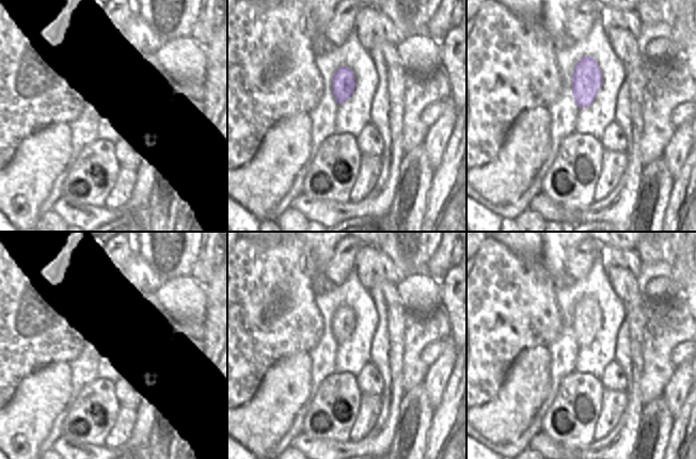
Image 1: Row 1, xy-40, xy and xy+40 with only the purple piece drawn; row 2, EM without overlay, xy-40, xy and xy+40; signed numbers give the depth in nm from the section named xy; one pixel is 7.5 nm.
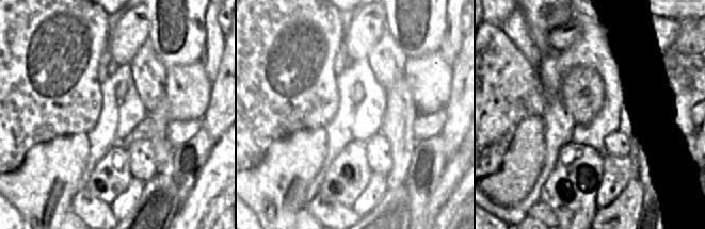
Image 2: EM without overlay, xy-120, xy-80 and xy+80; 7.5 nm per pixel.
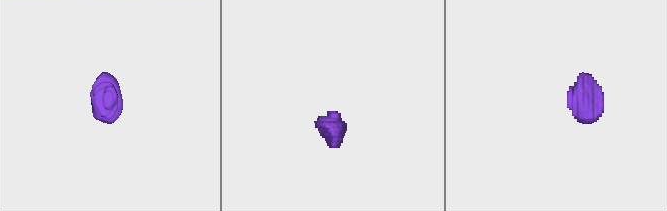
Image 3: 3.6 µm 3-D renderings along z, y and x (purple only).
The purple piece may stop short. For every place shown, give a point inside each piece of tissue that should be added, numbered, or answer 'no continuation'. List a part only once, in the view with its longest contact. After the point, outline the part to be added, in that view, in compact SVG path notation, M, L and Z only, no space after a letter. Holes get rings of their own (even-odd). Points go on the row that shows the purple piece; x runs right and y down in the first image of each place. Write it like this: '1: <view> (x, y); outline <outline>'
no continuation

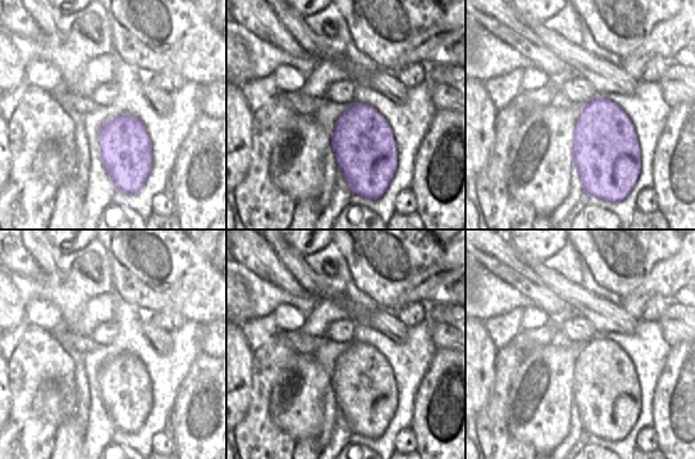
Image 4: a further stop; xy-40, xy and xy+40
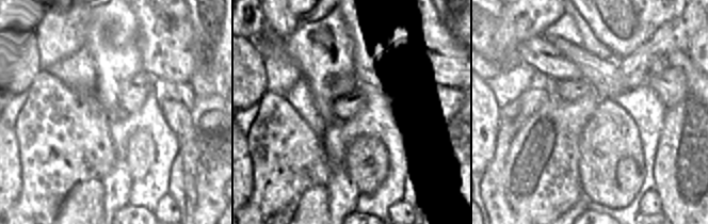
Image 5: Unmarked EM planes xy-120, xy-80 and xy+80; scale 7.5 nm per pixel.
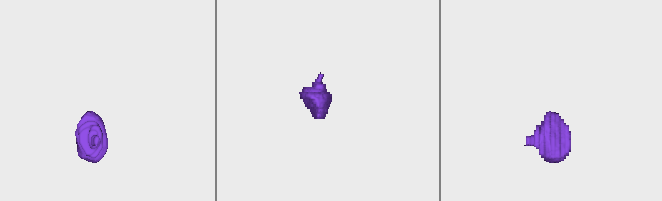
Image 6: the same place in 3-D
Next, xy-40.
no continuation

